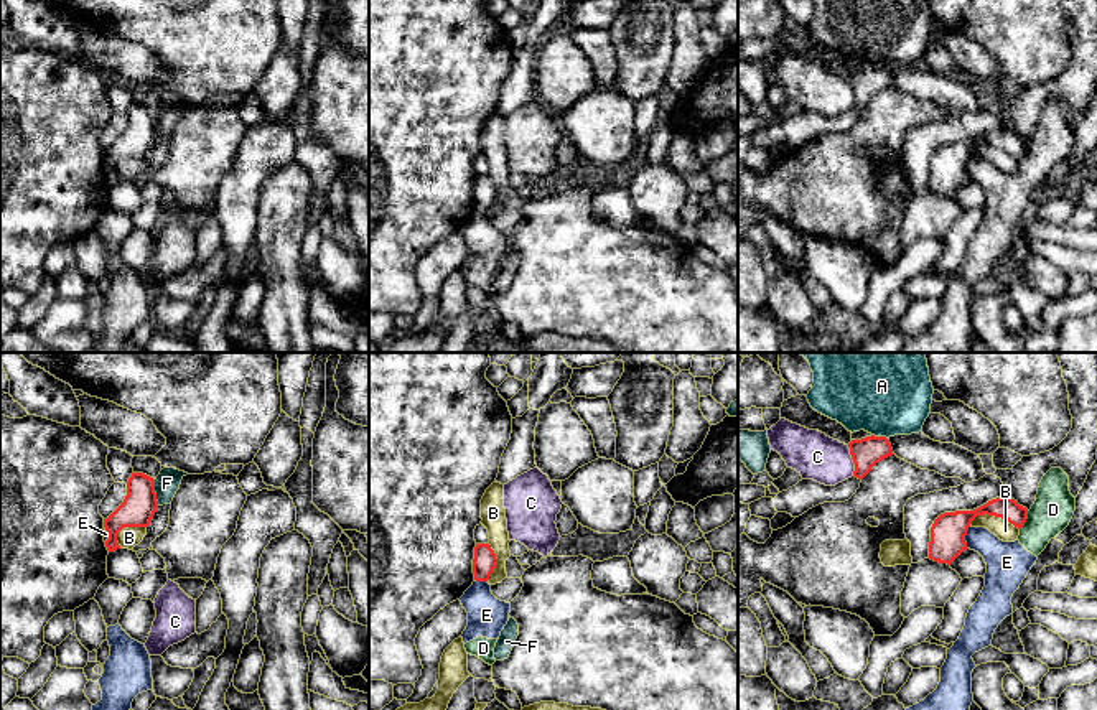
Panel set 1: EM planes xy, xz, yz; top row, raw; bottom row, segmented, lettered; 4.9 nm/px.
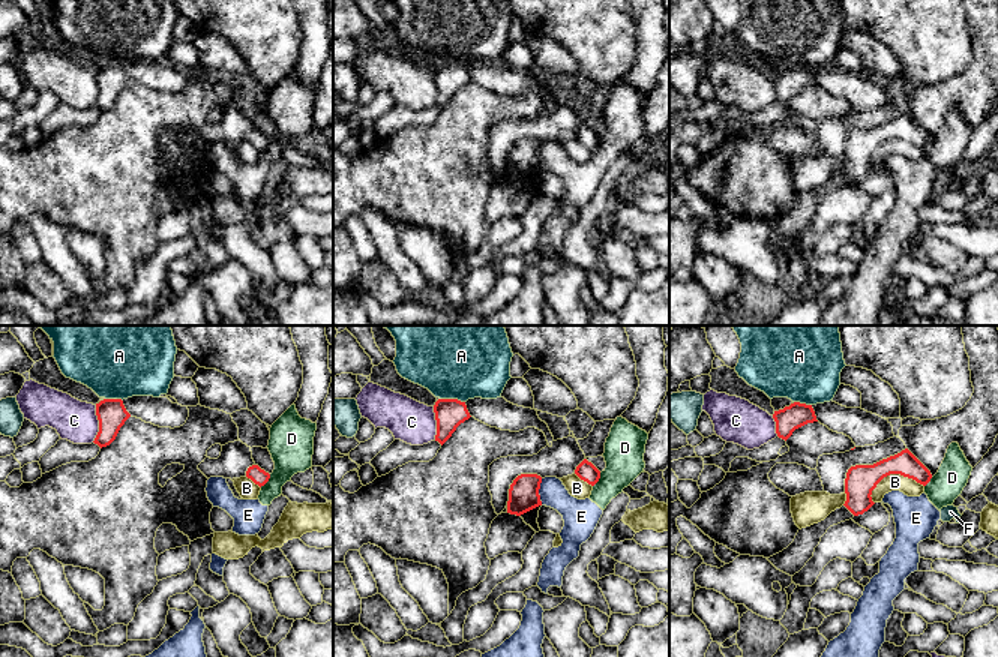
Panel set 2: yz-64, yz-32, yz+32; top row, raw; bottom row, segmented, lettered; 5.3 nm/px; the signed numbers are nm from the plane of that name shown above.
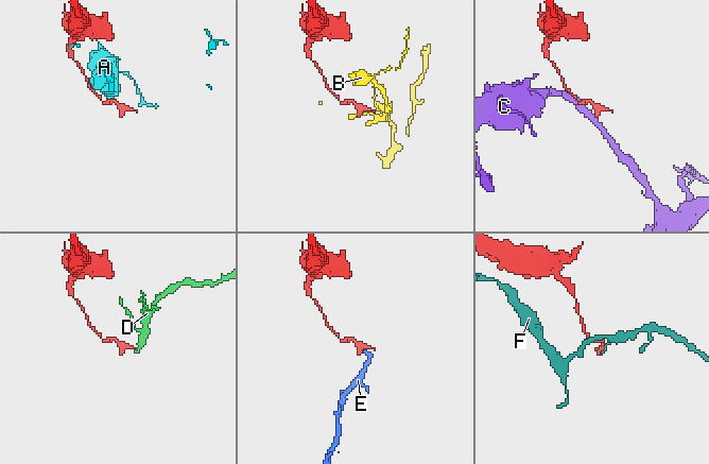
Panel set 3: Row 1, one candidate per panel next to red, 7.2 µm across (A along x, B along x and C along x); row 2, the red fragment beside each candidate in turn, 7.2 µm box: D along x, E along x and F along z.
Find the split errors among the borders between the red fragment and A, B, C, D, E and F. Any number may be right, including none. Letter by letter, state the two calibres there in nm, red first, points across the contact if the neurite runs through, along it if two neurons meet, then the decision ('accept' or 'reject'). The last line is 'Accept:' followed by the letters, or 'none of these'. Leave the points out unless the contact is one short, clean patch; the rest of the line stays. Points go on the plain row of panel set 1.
A: calibres 140 and 340 nm; reject
B: calibres 180 and 90 nm; reject
C: calibres 140 and 220 nm; reject
D: calibres 110 and 200 nm; border yz (1028, 142), (1028, 149), (1020, 160); reject
E: calibres 180 and 200 nm; border yz (970, 157), (966, 167), (966, 178); reject
F: calibres 160 and 120 nm; border xy (154, 111), (158, 135); reject
Accept: none of these

